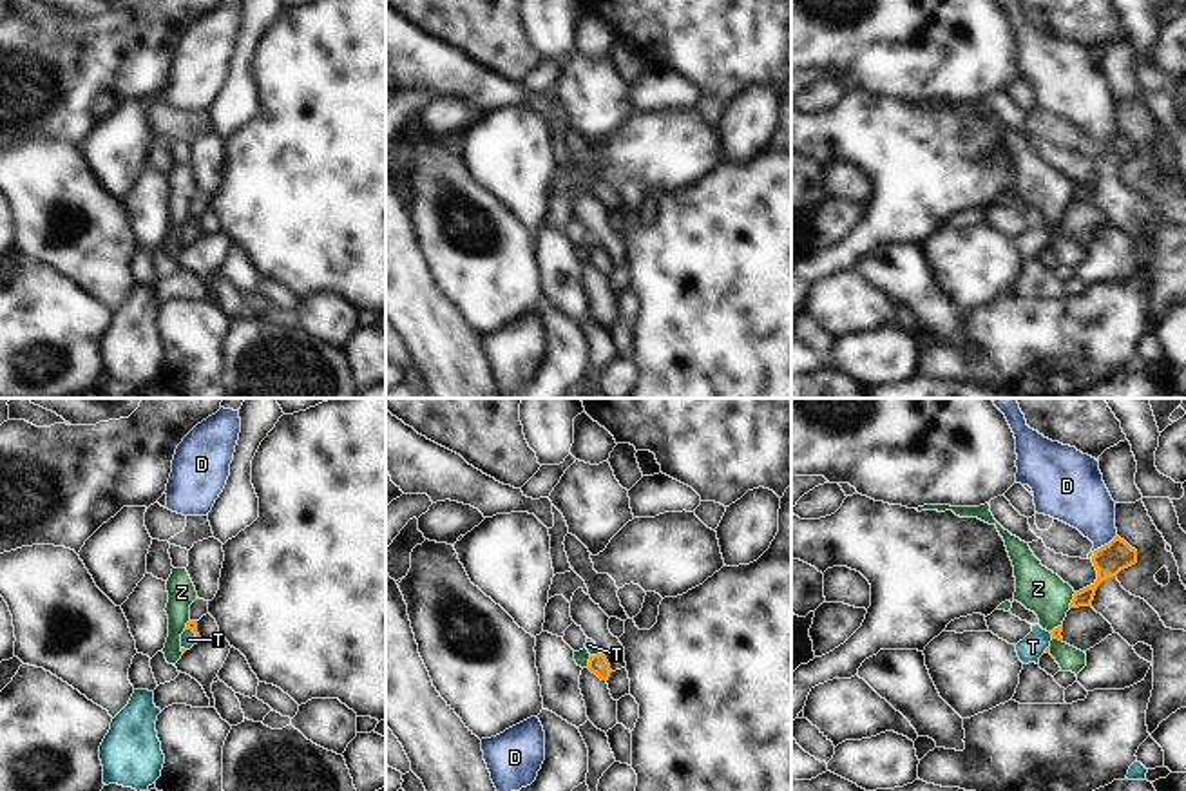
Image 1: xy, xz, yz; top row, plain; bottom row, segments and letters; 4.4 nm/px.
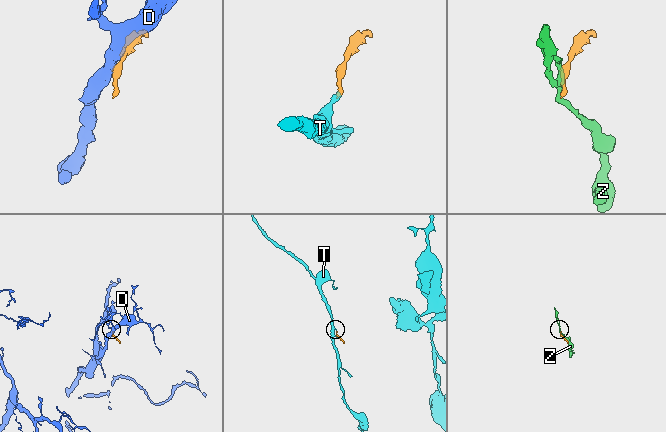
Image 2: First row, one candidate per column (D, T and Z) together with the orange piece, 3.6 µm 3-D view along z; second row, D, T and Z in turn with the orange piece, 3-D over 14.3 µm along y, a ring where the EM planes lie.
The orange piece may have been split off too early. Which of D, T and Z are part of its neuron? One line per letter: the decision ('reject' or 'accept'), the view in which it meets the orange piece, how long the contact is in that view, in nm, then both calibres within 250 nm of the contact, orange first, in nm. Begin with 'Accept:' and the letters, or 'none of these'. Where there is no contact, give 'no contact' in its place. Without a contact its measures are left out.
Accept: T
D: reject; contact in yz; length 160 nm; calibres 140 and 260 nm
T: accept; contact in xy; length 90 nm; calibres 50 and 70 nm
Z: reject; contact in yz; length 80 nm; calibres 140 and 200 nm

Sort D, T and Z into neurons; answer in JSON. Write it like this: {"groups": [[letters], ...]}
{"groups": [["D"], ["T"], ["Z"]]}

